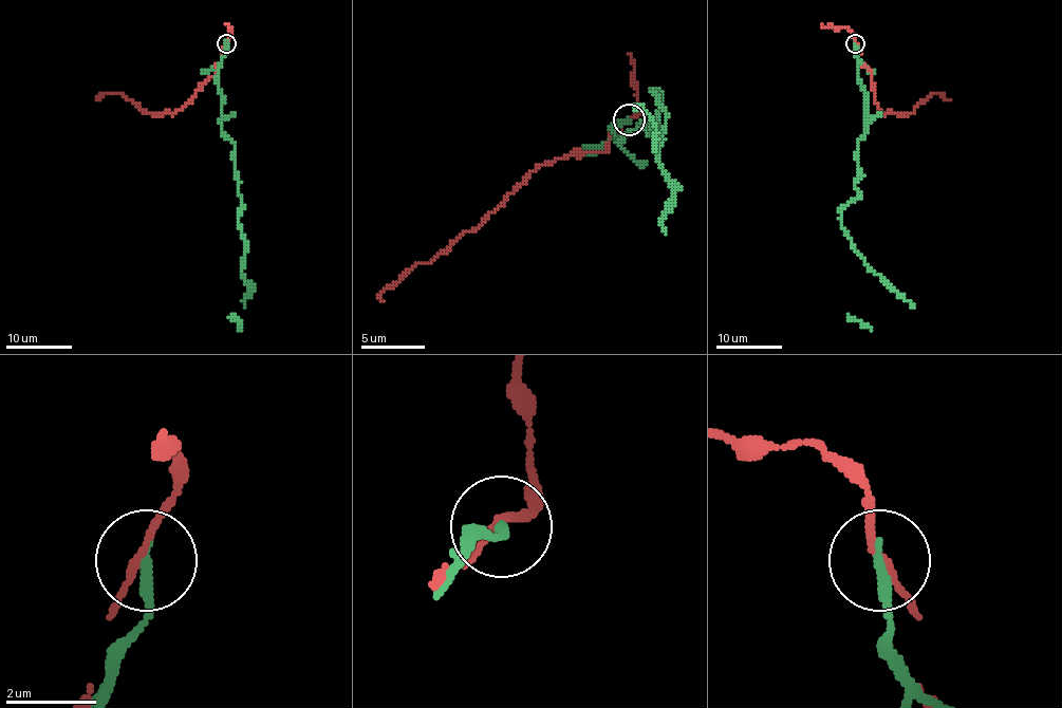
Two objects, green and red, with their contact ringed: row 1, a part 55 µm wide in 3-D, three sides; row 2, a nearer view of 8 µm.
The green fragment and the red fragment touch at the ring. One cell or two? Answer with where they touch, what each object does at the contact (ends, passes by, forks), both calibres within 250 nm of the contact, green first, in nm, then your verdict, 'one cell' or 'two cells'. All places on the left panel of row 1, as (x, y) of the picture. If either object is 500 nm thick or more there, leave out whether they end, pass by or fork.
(226, 43) | green ends | red passes by | 240/150 nm | two cells

